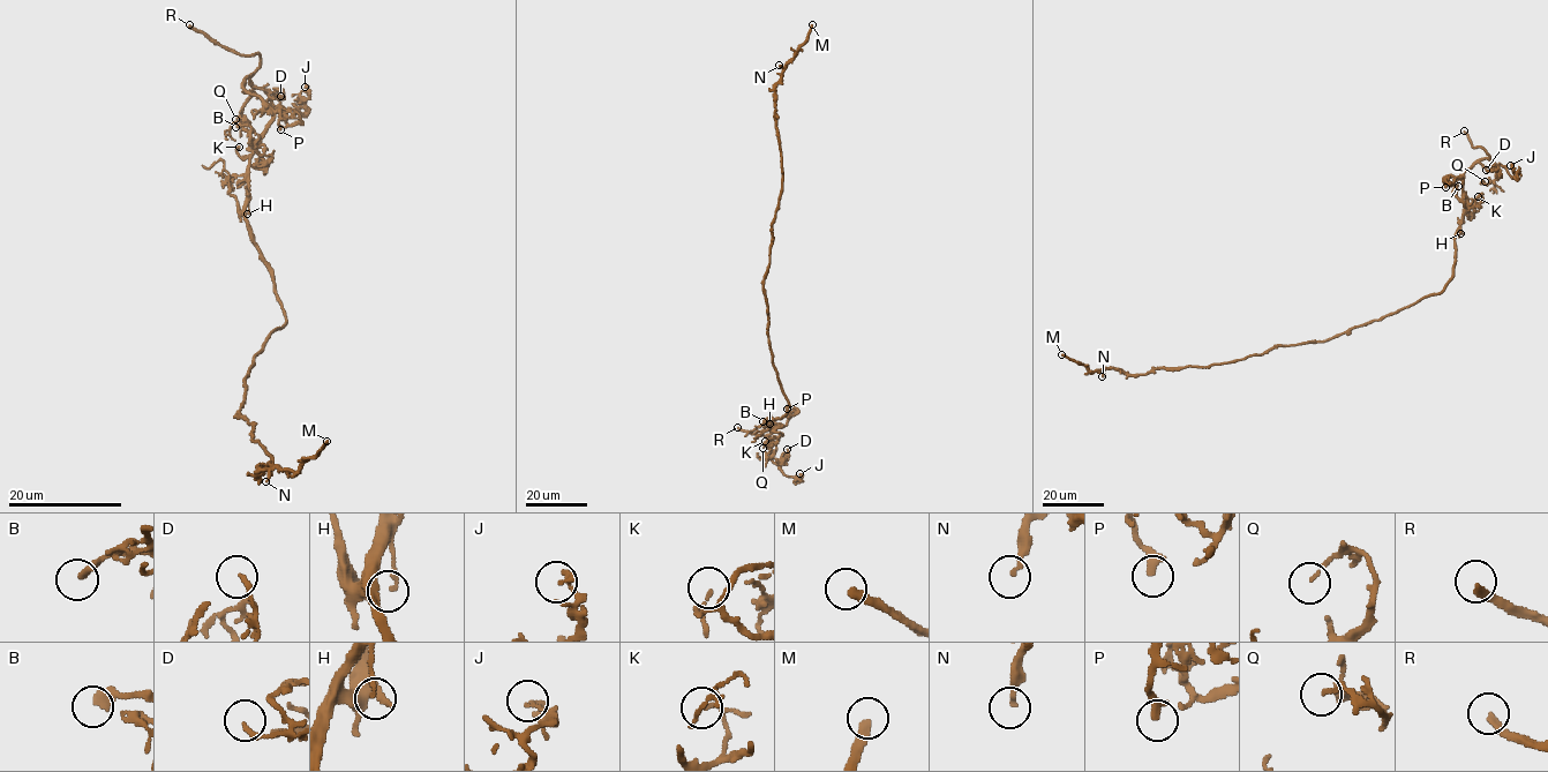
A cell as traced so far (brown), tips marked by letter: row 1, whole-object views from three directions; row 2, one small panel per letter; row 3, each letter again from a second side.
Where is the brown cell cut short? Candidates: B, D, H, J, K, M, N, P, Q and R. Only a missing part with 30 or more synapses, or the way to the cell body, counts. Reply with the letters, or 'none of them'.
M, R

